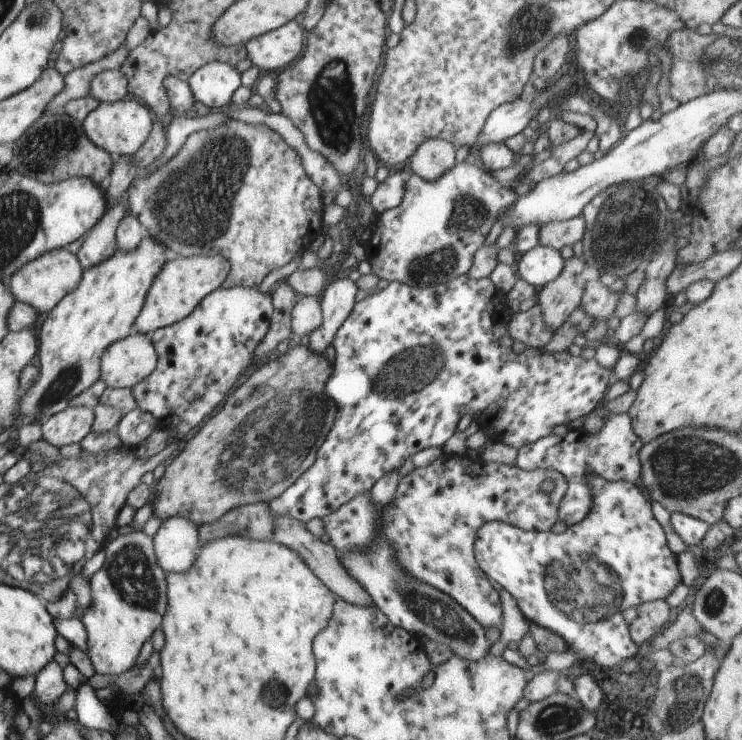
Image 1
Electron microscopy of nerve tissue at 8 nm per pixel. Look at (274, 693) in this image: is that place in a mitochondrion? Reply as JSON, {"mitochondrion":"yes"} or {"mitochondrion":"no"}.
{"mitochondrion":"yes"}

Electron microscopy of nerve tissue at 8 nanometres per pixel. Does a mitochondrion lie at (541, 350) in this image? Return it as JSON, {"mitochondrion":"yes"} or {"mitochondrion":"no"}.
{"mitochondrion":"no"}

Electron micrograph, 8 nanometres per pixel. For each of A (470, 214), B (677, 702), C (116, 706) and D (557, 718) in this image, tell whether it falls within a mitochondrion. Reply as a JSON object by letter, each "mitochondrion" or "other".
{"A":"mitochondrion","B":"mitochondrion","C":"other","D":"mitochondrion"}

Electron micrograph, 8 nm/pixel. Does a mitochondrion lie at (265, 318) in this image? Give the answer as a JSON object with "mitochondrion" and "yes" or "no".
{"mitochondrion":"no"}

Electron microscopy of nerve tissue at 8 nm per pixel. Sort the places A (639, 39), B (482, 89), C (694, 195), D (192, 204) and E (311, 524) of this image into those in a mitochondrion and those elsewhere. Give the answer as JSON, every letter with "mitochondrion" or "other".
{"A":"mitochondrion","B":"other","C":"other","D":"mitochondrion","E":"other"}

